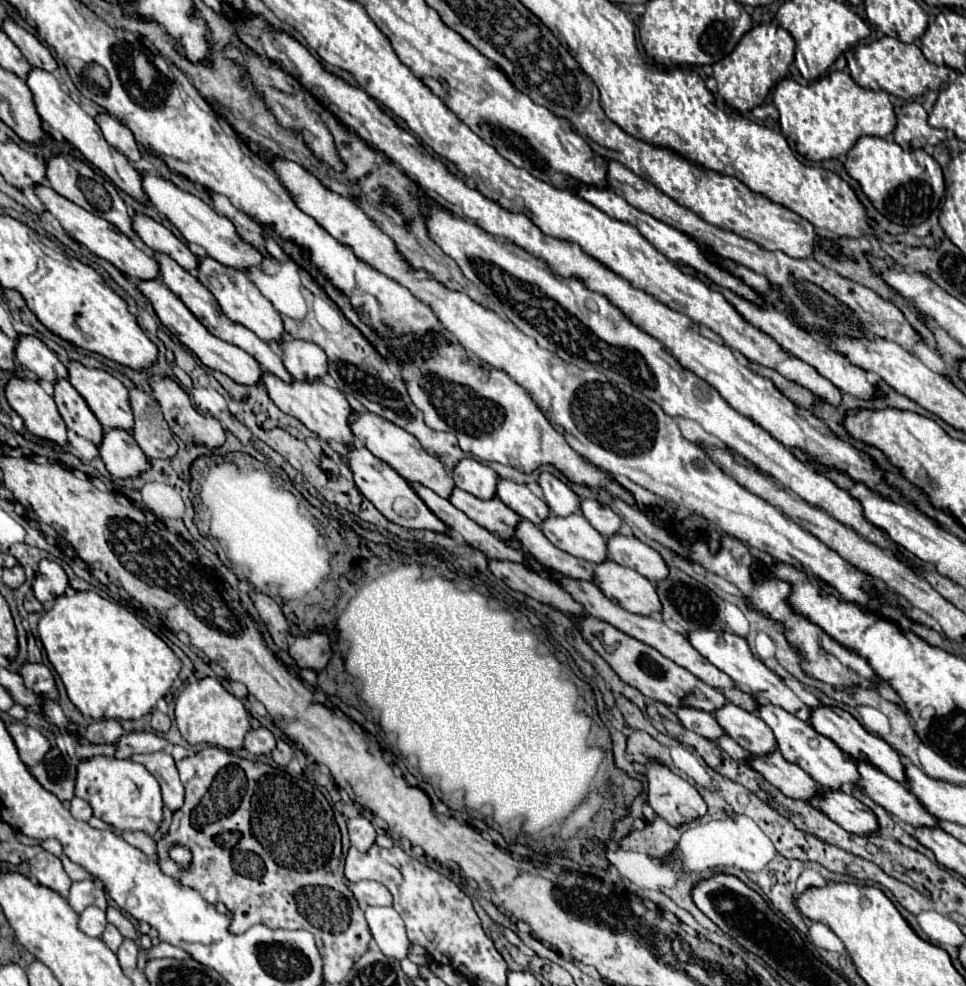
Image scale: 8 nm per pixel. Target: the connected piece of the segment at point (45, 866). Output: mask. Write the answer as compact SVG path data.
M50 852L38 854L34 860L30 860L30 870L32 870L32 878L40 886L46 886L46 888L58 892L60 896L68 898L72 880L68 878L68 874L62 868L62 862L54 854L50 854Z

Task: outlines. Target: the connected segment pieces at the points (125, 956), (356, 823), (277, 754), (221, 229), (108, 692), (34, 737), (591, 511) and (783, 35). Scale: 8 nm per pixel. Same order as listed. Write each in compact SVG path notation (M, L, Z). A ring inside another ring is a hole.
M124 940L120 950L116 952L118 960L120 960L120 966L126 970L126 968L134 968L136 966L136 958L138 958L138 946L136 942L132 940Z
M362 816L348 820L348 832L350 832L352 846L356 846L360 852L366 852L374 844L374 840L376 840L374 826L366 818L362 818Z
M278 740L278 746L276 750L272 752L272 760L278 764L278 766L286 766L290 760L292 760L292 748L284 742L284 740Z
M142 170L140 176L142 176L142 188L144 188L146 196L150 198L150 204L152 204L154 208L158 208L158 210L182 232L182 236L184 236L188 242L202 246L202 248L204 248L210 256L214 256L218 262L230 264L230 266L234 266L234 268L238 268L238 270L246 270L246 264L260 266L262 256L260 256L250 244L246 244L246 242L236 234L234 224L232 224L228 218L216 214L216 212L214 212L206 202L202 202L198 196L192 196L190 192L180 190L180 188L174 186L170 180L164 180L164 178L160 178L160 176L154 176L154 174L146 172L146 170Z
M76 592L74 596L60 596L52 610L48 610L38 622L38 636L46 650L46 656L58 676L62 678L72 704L94 720L138 720L150 714L156 702L166 696L172 682L178 678L180 660L154 632L144 628L135 613L114 601L94 592Z
M8 724L6 726L8 734L12 736L16 748L18 748L18 754L20 754L20 760L26 764L26 766L34 766L38 764L38 760L42 760L42 756L50 750L50 742L48 738L32 728L32 726L26 726L26 724Z
M580 498L580 510L602 536L612 536L614 532L618 532L622 524L618 514L614 514L608 506L600 506L596 500L590 498Z
M758 24L742 36L734 52L712 66L714 80L718 82L718 94L726 100L728 106L738 112L748 112L764 104L768 92L788 74L790 64L794 62L794 38L778 24Z

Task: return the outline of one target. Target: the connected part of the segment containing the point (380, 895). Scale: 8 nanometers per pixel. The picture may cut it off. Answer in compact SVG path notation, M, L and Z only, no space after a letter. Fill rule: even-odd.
M356 882L352 886L352 894L358 900L358 904L364 906L390 906L390 892L386 892L386 888L382 888L382 884L374 884L374 882Z

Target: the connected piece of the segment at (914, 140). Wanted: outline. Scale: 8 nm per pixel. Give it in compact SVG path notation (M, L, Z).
M912 102L900 108L898 124L894 130L894 140L902 148L922 148L926 144L936 146L946 138L944 130L932 128L928 124L928 114L922 108L922 104Z

